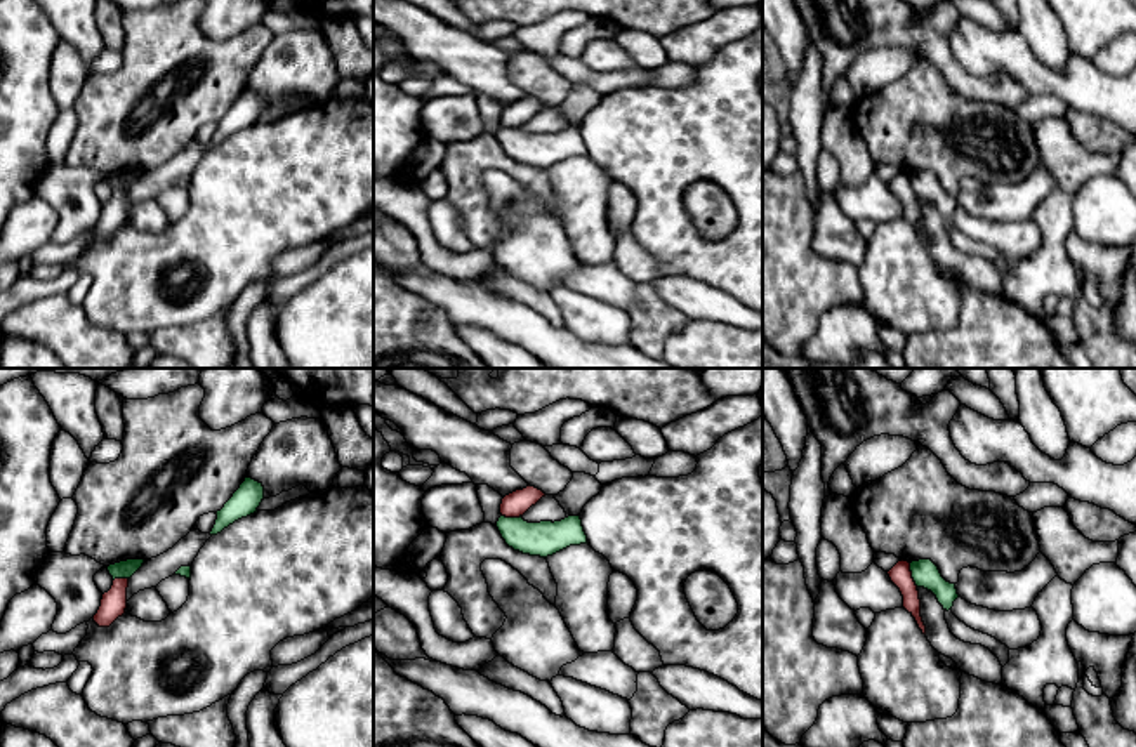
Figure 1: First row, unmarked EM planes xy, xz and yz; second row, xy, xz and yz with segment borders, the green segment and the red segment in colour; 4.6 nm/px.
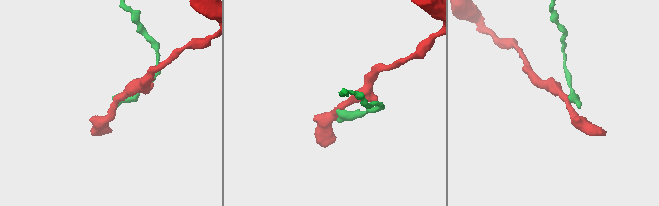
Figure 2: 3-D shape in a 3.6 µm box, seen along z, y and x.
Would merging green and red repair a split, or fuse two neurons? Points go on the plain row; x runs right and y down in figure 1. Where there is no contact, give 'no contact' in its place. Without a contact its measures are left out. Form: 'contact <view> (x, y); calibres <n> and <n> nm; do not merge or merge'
contact yz (912, 186); calibres 120 and 100 nm; do not merge

